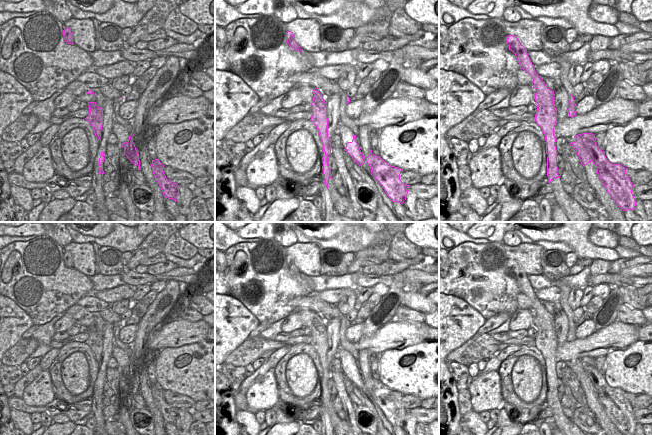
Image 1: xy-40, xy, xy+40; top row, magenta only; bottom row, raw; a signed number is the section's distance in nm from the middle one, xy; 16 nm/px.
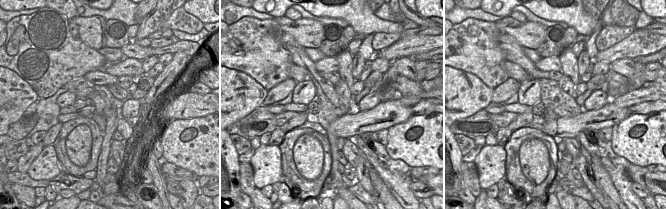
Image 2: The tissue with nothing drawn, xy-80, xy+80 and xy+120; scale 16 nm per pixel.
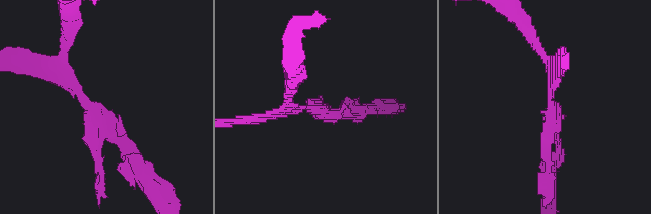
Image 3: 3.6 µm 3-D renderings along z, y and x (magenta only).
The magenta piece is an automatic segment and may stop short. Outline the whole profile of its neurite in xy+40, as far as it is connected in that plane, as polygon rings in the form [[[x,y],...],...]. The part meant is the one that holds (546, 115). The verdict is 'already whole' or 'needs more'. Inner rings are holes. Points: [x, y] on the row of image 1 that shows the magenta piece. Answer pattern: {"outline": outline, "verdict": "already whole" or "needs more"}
{"outline": [[[514,35],[507,36],[507,44],[519,64],[520,69],[526,71],[533,79],[532,86],[536,89],[535,101],[537,111],[535,122],[542,129],[546,141],[547,157],[547,176],[549,183],[553,178],[560,178],[557,167],[557,150],[555,146],[557,135],[554,135],[554,128],[557,121],[557,111],[554,105],[554,91],[550,90],[542,78],[536,73],[535,66],[532,64],[527,49],[521,44],[519,39]]], "verdict": "already whole"}

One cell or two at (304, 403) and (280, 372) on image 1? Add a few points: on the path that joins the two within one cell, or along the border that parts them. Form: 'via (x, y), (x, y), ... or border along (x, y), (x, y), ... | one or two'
via (295, 401), (283, 389), (281, 381) | one

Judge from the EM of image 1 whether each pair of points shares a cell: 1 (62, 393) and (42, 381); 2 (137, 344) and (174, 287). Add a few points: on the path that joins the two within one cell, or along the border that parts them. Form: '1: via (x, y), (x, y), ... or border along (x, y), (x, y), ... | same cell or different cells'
1: border along (48, 370), (55, 397), (50, 402), (39, 407) | different cells
2: via (144, 329), (156, 315), (155, 307), (159, 299) | same cell

